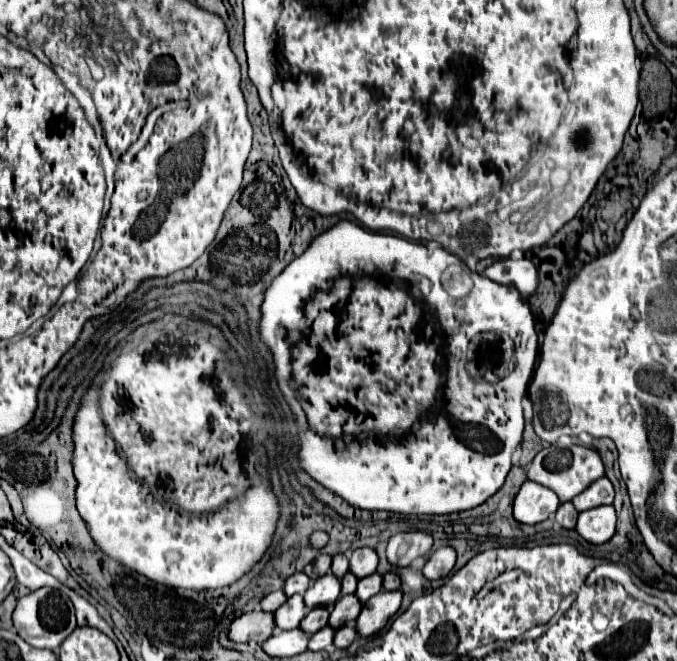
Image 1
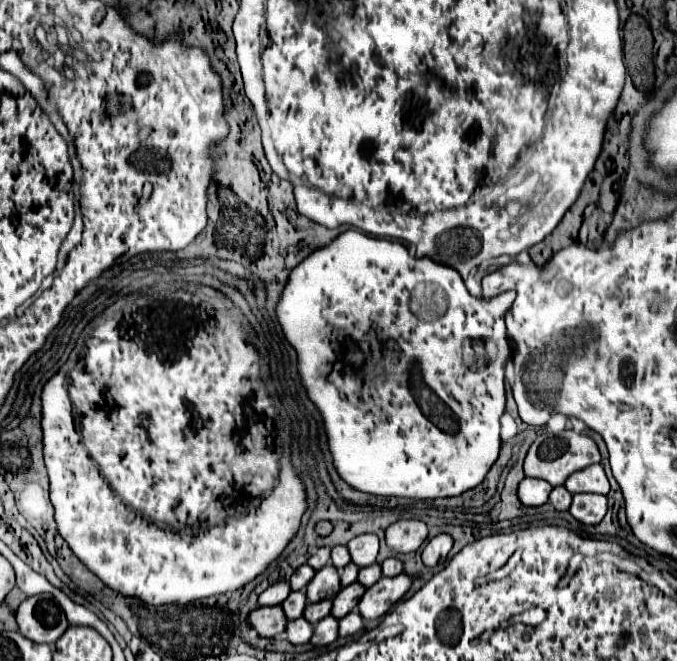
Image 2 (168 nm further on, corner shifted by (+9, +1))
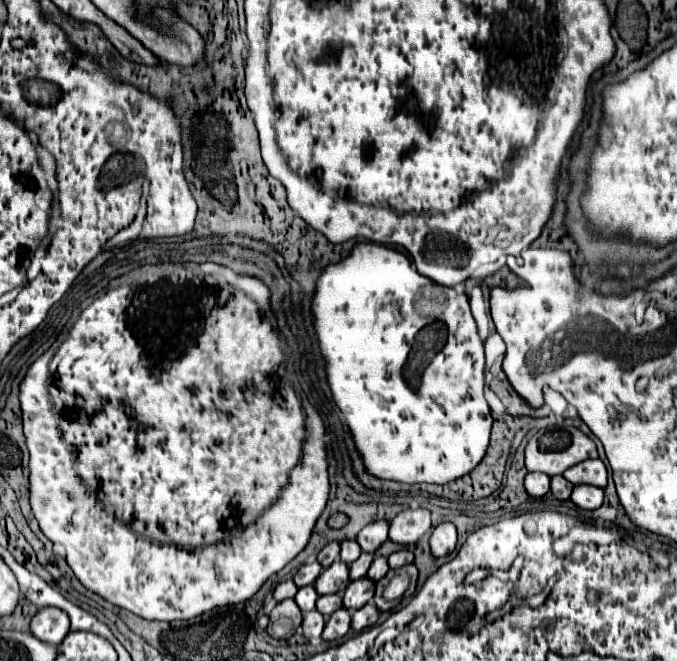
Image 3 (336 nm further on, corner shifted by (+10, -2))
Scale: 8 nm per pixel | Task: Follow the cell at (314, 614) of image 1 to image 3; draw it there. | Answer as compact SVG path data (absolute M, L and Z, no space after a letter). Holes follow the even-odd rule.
M330 594L330 596L320 596L316 602L316 608L320 614L324 614L326 618L336 612L338 608L342 608L342 598L338 594Z

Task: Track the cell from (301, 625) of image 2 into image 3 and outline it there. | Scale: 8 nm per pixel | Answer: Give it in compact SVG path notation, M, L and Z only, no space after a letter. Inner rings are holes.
M312 610L310 614L304 614L304 622L302 622L302 630L306 638L320 638L322 630L324 630L326 618L322 614L318 614L318 610Z

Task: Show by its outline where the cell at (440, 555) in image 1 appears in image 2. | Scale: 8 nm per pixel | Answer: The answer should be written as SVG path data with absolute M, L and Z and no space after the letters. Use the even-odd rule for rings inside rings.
M437 535L433 537L423 553L421 553L421 559L423 559L423 565L425 567L437 567L437 565L443 565L447 561L447 555L453 547L453 539L449 535Z

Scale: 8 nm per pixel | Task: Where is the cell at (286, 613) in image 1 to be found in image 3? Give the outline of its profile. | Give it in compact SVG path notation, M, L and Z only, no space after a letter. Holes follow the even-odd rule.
M310 584L310 586L300 588L300 590L298 590L298 594L294 596L294 600L296 600L296 604L300 606L300 610L302 610L302 612L310 612L310 610L314 610L314 608L316 608L318 592L316 592L316 588Z

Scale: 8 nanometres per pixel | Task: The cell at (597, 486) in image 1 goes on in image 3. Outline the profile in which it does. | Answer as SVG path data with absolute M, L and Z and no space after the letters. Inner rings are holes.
M600 458L580 462L578 466L570 466L570 470L564 472L564 478L572 484L592 484L606 488L606 466Z

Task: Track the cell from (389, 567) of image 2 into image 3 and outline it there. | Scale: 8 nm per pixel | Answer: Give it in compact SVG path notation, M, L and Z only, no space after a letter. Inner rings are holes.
M398 550L398 552L394 552L394 554L388 556L390 568L400 568L400 566L410 564L410 562L414 562L414 554L410 550Z

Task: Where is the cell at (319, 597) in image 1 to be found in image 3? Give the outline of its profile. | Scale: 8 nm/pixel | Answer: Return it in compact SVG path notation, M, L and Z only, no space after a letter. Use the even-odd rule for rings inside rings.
M336 558L336 562L332 562L332 566L322 570L314 588L320 596L324 596L324 594L340 594L342 596L348 584L350 584L348 564L342 562L340 558Z

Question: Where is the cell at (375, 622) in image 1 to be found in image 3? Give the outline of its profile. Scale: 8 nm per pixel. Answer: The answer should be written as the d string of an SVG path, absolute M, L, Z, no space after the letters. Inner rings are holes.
M406 564L406 566L400 566L398 570L388 570L388 574L376 584L376 596L374 596L374 602L378 606L378 610L390 610L392 604L402 598L408 590L410 594L410 584L414 582L414 588L416 588L416 582L418 582L418 568L414 564Z

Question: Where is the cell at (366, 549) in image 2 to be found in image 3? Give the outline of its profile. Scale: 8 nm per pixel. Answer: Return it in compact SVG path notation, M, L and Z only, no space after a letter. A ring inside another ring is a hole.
M376 520L376 522L368 524L368 526L364 526L362 532L356 538L360 548L364 552L374 552L382 542L388 540L388 528L390 528L388 520Z

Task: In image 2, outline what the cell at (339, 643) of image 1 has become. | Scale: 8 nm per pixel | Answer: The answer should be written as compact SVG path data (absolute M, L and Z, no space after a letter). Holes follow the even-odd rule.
M351 611L349 615L345 615L343 619L339 619L339 637L349 637L355 635L363 625L363 619L357 611Z

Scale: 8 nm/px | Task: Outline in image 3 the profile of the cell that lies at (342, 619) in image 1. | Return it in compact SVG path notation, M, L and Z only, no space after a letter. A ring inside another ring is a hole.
M366 576L352 580L344 592L344 608L358 610L360 606L368 604L374 598L374 588L376 588L376 582Z

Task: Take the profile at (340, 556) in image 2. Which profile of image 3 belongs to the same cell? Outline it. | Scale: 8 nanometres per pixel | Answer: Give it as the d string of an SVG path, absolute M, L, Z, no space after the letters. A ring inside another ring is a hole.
M344 540L344 542L342 542L340 558L342 558L346 564L352 564L360 554L362 554L362 548L358 548L358 542L356 542L356 540Z

